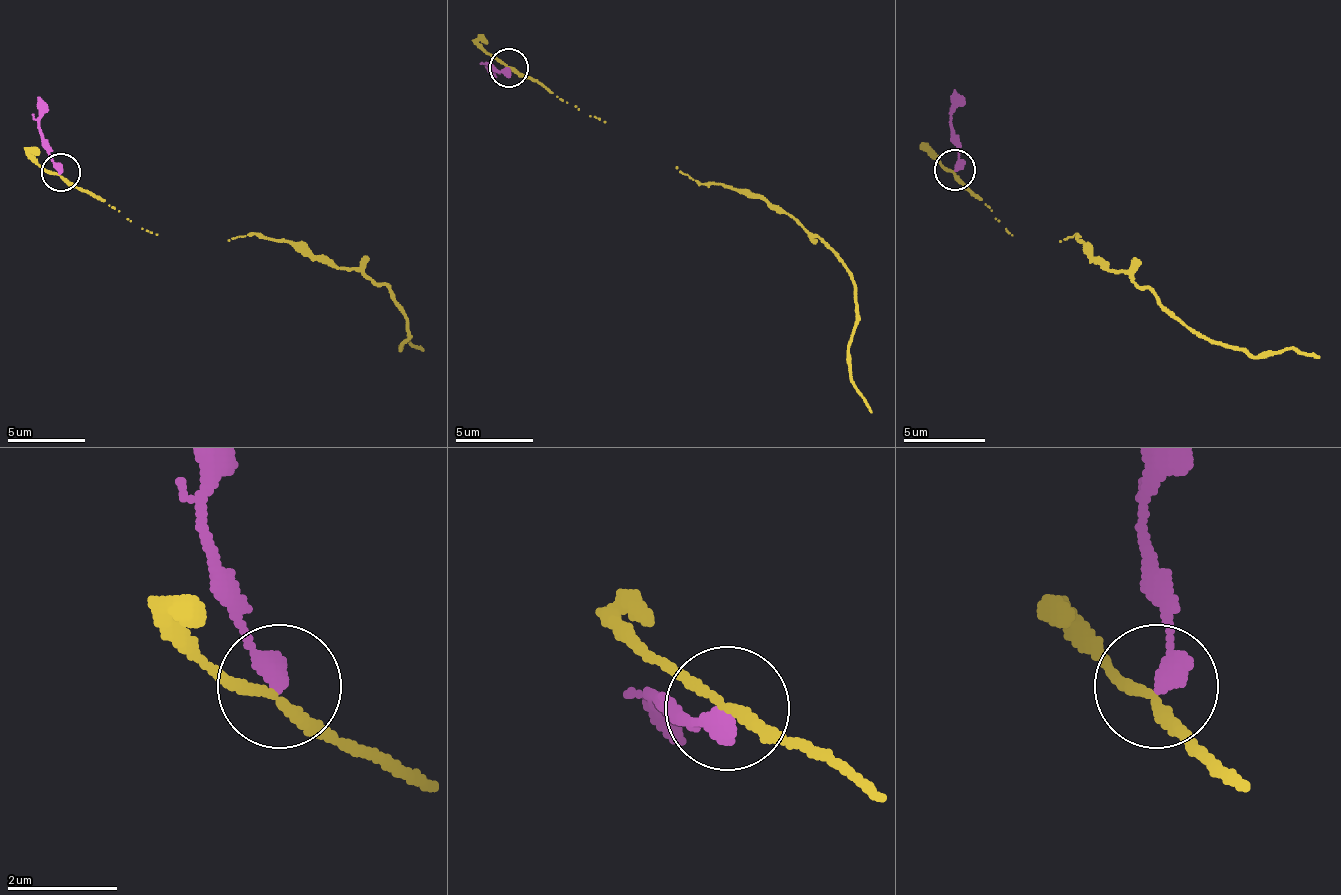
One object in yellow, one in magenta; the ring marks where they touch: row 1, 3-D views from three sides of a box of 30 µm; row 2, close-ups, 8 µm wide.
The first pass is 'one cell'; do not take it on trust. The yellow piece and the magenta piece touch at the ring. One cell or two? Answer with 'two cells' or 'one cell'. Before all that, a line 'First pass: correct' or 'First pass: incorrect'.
First pass: incorrect
two cells

